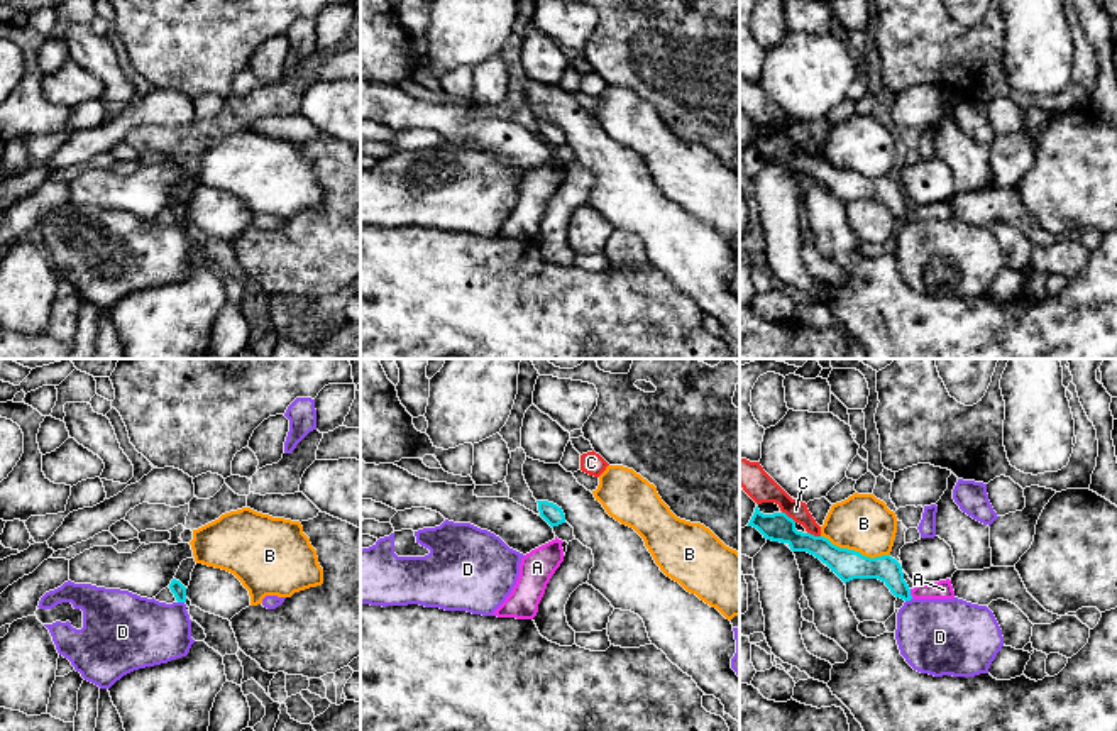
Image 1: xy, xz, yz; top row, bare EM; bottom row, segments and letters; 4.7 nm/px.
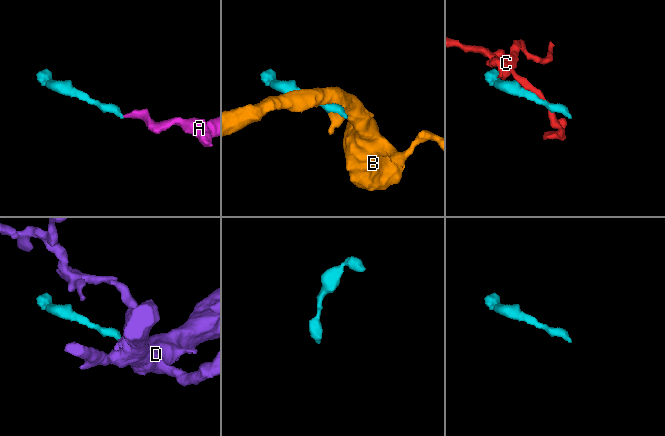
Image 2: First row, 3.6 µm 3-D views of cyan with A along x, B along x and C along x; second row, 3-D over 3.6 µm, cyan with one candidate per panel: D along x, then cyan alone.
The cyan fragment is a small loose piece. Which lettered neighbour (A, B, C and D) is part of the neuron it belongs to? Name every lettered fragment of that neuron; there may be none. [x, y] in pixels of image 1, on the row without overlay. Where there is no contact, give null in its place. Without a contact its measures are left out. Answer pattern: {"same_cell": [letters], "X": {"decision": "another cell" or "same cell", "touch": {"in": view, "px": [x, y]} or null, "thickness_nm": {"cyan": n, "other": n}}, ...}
{"same_cell": ["A"], "A": {"decision": "same cell", "touch": {"in": "yz", "px": [909, 215]}, "thickness_nm": {"cyan": 120, "other": 90}}, "B": {"decision": "another cell", "touch": {"in": "yz", "px": [853, 171]}, "thickness_nm": {"cyan": 140, "other": 280}}, "C": {"decision": "another cell", "touch": {"in": "yz", "px": [787, 137]}, "thickness_nm": {"cyan": 140, "other": 140}}, "D": {"decision": "another cell", "touch": {"in": "xy", "px": [181, 222]}, "thickness_nm": {"cyan": 70, "other": 320}}}

